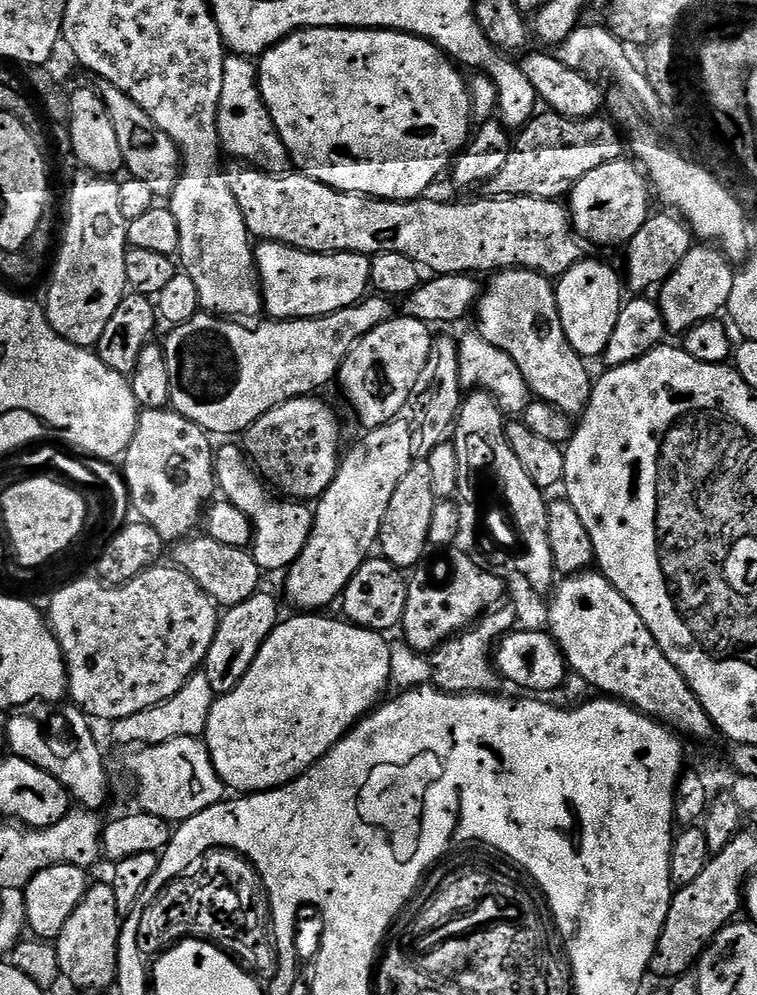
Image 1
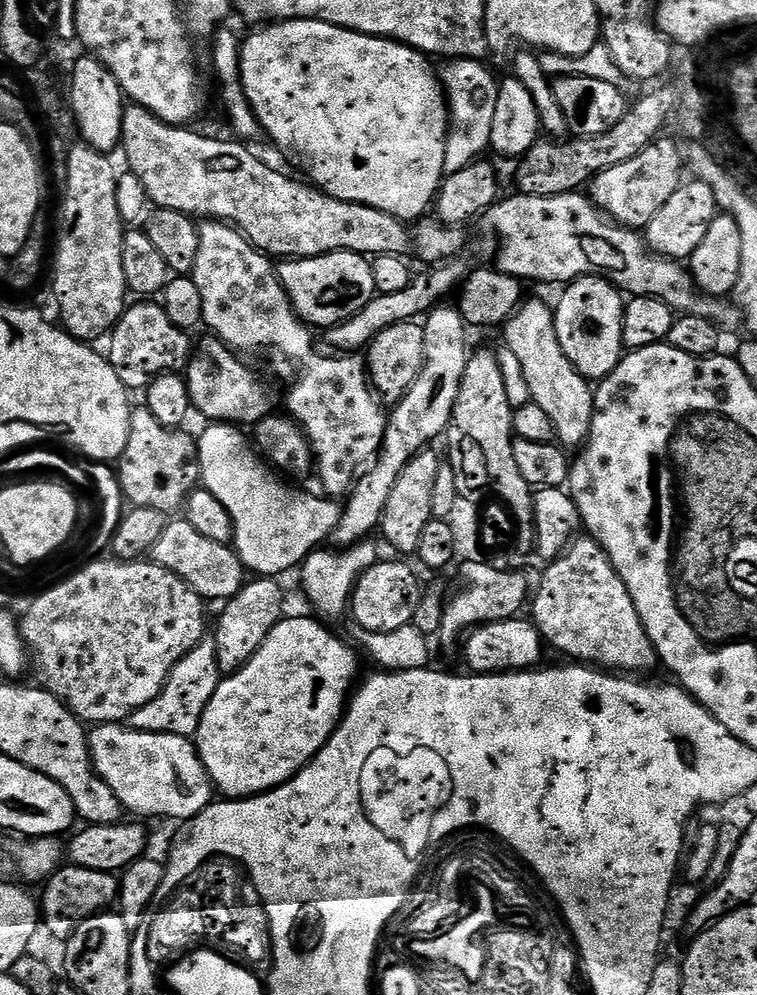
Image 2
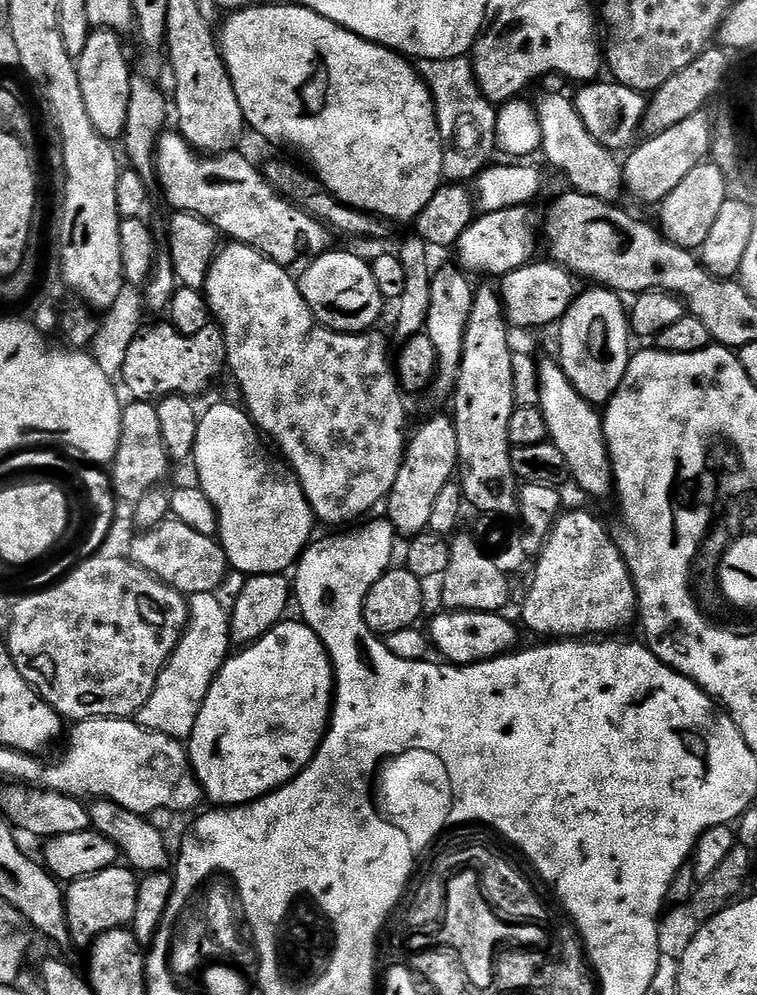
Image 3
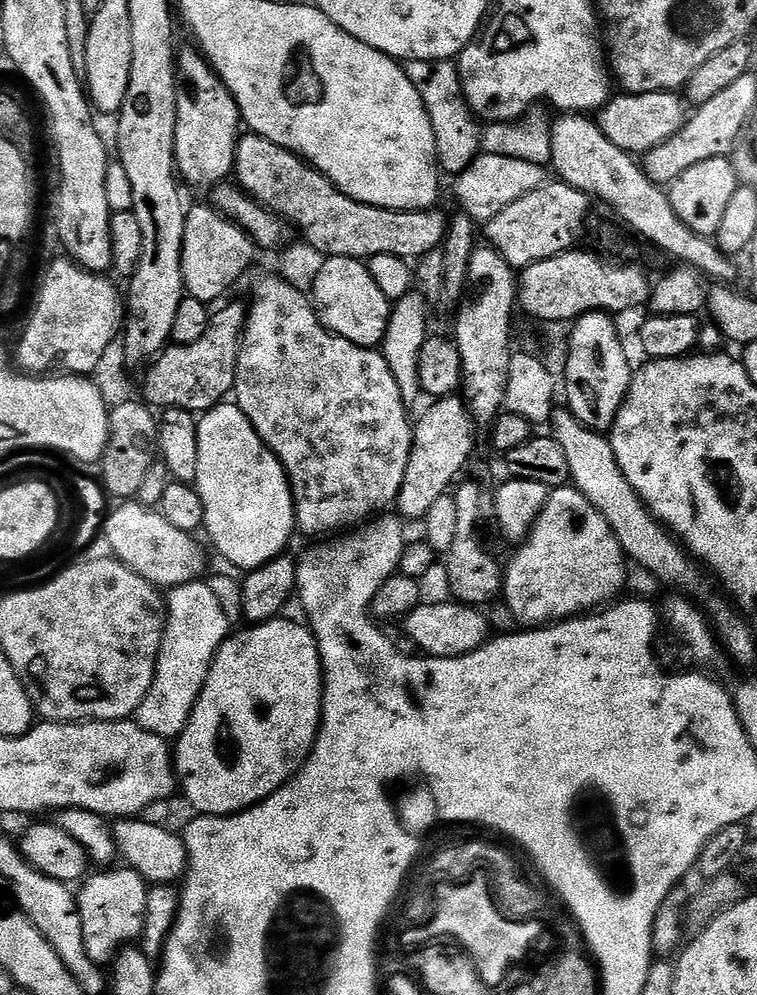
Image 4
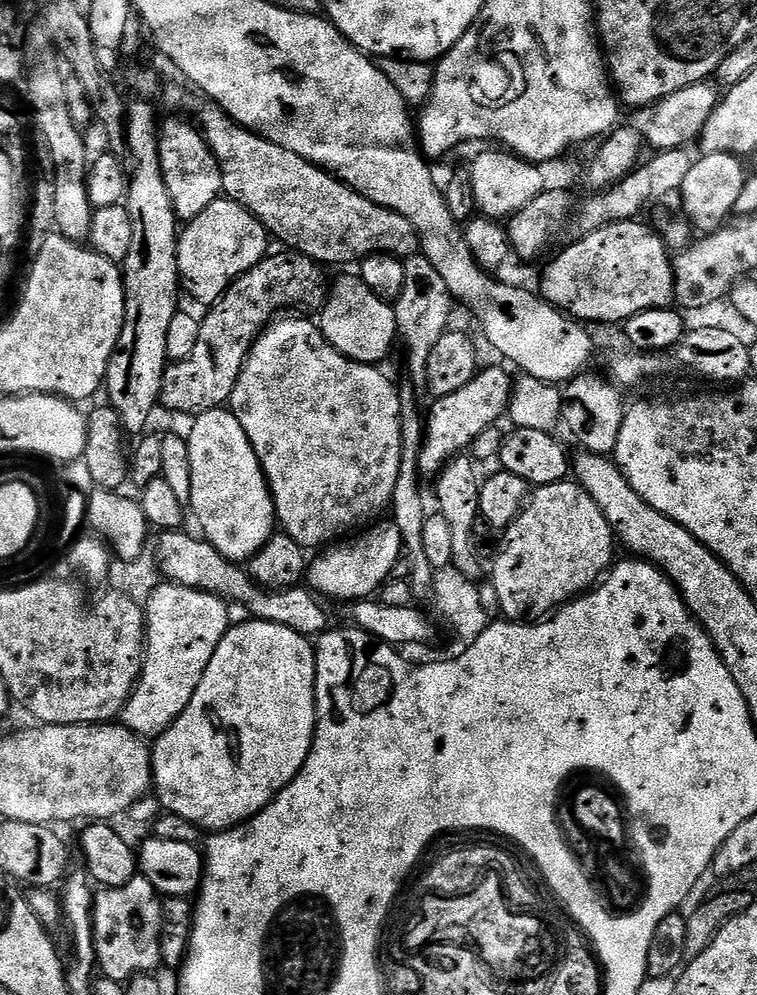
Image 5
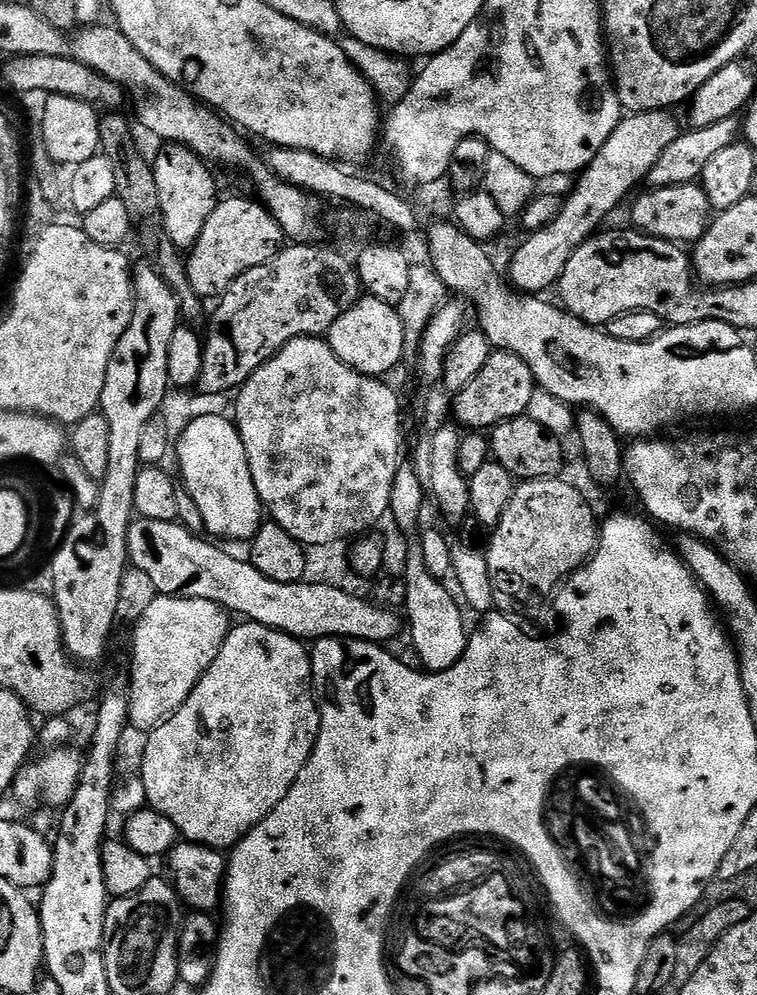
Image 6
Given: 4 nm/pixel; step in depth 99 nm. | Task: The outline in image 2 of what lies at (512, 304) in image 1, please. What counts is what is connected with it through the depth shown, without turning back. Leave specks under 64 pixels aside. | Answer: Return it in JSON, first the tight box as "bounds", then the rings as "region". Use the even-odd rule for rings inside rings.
{"bounds":[503,300,596,450],"region":[[[530,300],[521,303],[516,313],[508,319],[508,323],[503,325],[503,343],[510,350],[514,350],[518,363],[526,374],[532,403],[542,406],[550,422],[554,422],[556,440],[565,449],[576,450],[583,445],[590,434],[596,401],[594,388],[590,381],[572,365],[570,358],[566,358],[562,342],[558,342],[553,309],[549,305],[547,308],[540,300]]]}

